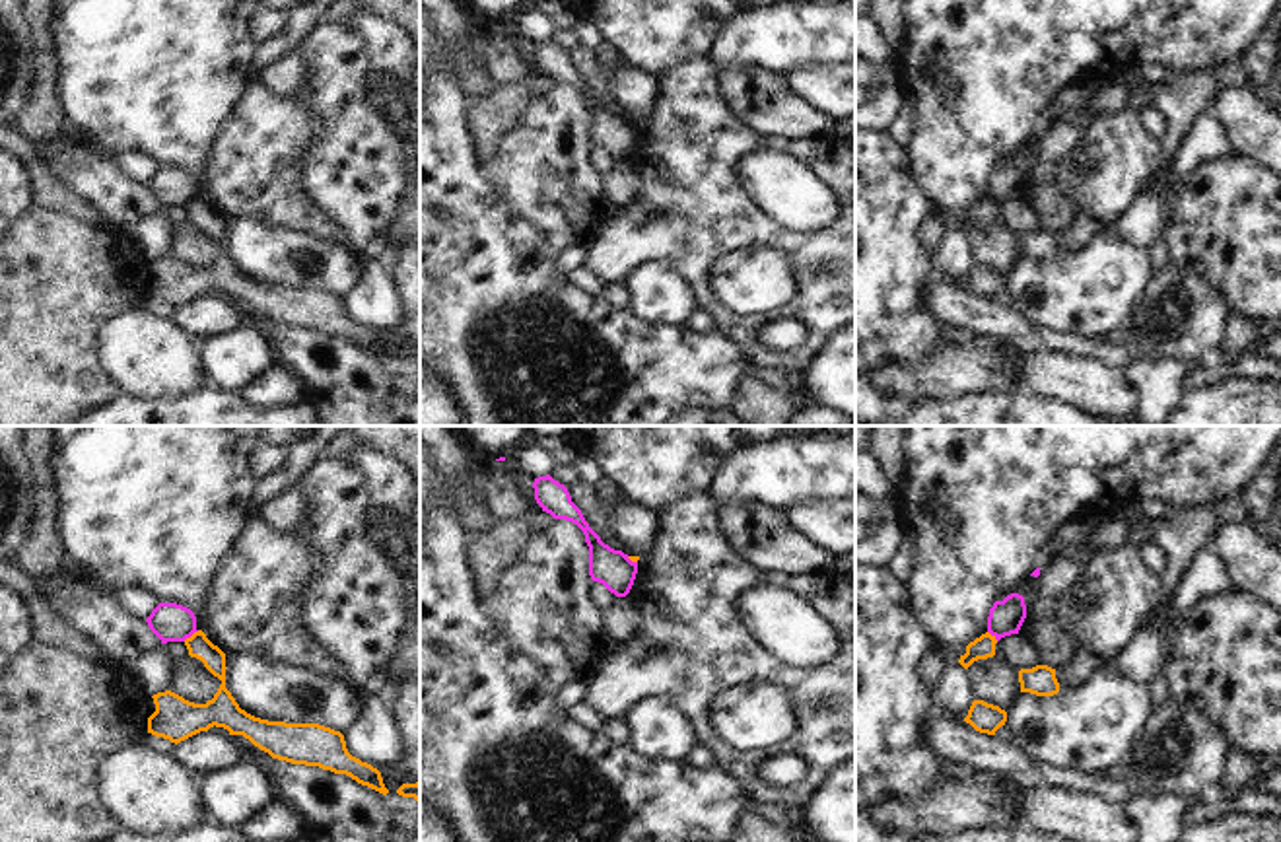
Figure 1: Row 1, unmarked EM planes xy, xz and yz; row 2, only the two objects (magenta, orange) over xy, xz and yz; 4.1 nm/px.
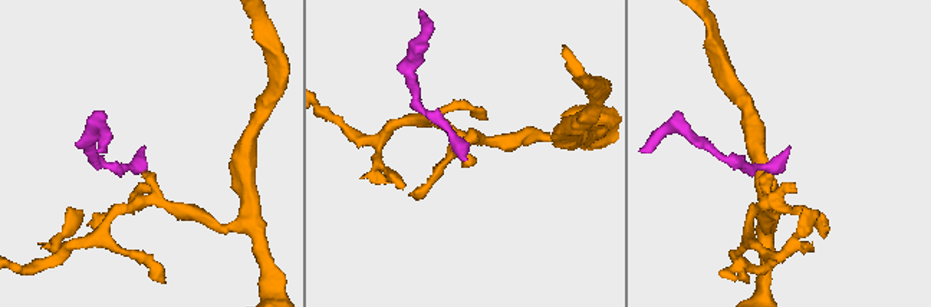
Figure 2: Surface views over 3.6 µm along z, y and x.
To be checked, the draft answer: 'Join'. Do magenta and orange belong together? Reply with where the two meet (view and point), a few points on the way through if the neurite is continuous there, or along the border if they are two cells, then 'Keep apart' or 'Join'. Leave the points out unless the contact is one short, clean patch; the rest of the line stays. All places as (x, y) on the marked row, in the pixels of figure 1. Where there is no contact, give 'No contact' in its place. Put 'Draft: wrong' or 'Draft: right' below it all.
Touches magenta at xy (191, 634). Boundary: xy (199, 631), (183, 640). Keep apart.
Draft: wrong

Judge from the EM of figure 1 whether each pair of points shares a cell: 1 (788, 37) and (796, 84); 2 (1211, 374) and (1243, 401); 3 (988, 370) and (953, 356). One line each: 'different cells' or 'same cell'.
1: different cells
2: different cells
3: same cell

